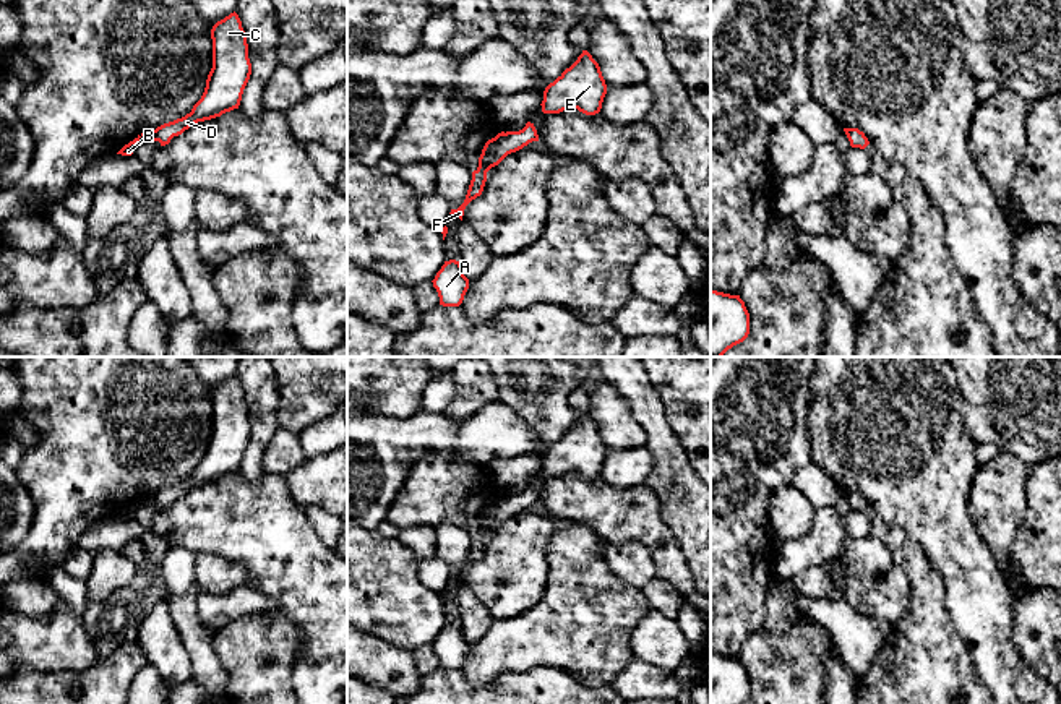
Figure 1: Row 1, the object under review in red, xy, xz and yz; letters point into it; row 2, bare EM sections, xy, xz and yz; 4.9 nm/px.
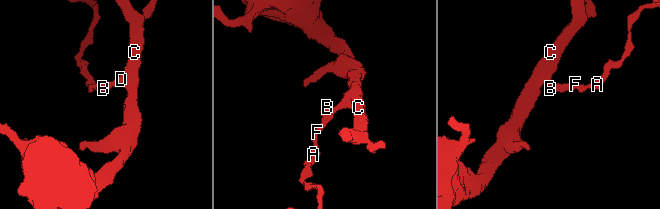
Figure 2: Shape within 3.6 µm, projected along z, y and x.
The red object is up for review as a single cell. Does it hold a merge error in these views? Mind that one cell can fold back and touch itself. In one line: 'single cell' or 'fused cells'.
single cell

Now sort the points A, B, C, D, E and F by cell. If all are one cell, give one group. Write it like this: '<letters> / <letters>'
A B C D E F

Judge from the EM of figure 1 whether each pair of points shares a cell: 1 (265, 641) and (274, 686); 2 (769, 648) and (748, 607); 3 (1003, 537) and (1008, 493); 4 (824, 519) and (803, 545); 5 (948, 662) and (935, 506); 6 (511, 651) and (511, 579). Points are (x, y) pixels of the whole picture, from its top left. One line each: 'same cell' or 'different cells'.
1: same cell
2: different cells
3: same cell
4: same cell
5: different cells
6: different cells

